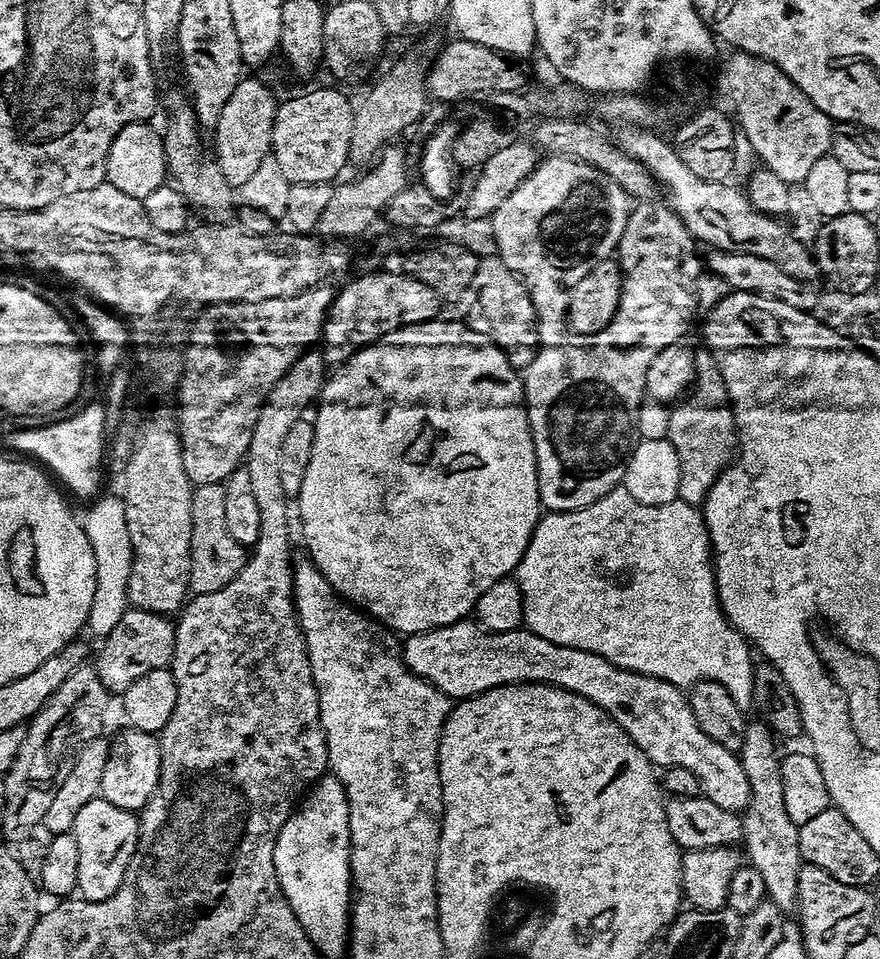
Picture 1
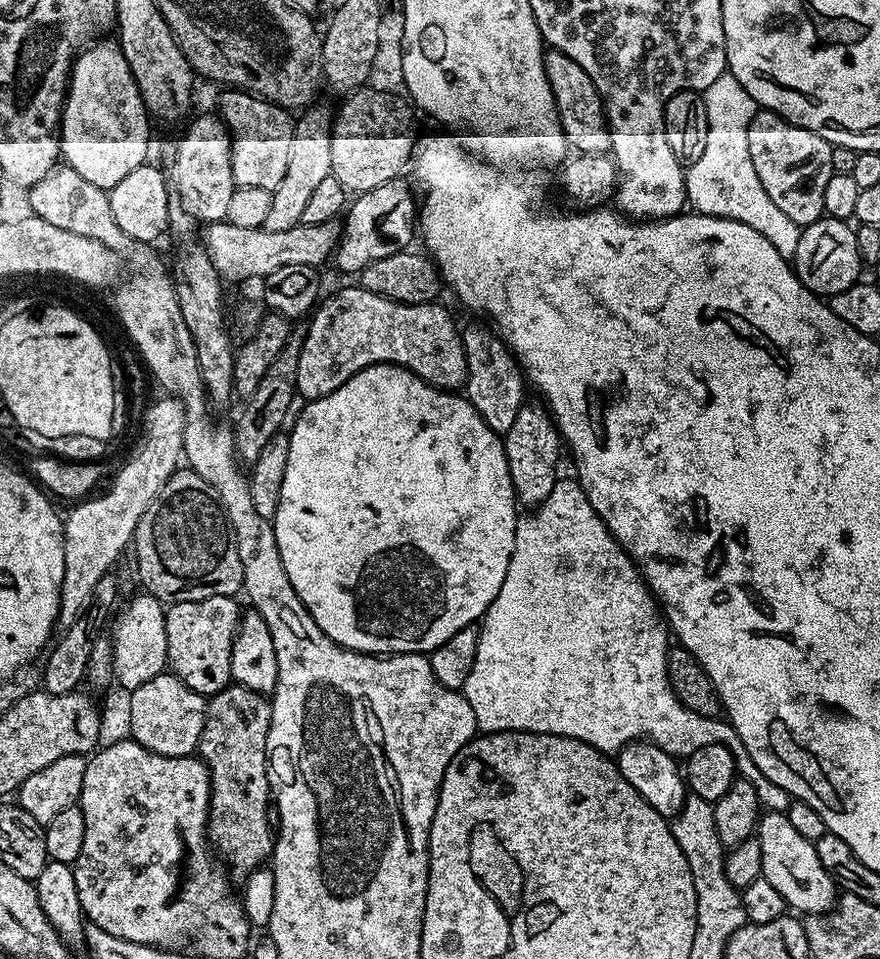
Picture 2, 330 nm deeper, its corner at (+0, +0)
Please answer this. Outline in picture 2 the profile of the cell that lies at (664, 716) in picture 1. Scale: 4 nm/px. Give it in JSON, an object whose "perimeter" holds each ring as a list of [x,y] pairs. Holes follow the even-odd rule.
{"perimeter":[[[765,811],[760,817],[760,823],[756,826],[754,838],[762,850],[760,875],[766,882],[770,882],[770,886],[774,886],[774,890],[778,890],[778,894],[782,894],[784,903],[789,909],[797,908],[797,910],[792,910],[800,914],[811,914],[813,912],[826,912],[836,903],[838,885],[822,866],[822,862],[818,862],[815,843],[802,838],[802,834],[798,834],[798,830],[794,830],[794,826],[790,826],[790,818],[785,813]]]}

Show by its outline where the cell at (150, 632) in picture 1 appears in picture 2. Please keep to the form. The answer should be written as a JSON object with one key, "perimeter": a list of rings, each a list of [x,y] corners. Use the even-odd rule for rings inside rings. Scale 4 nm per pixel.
{"perimeter":[[[215,596],[194,602],[178,602],[164,613],[167,667],[171,675],[177,676],[199,696],[217,696],[223,688],[233,683],[230,656],[242,615],[242,608],[236,602],[236,596]]]}

